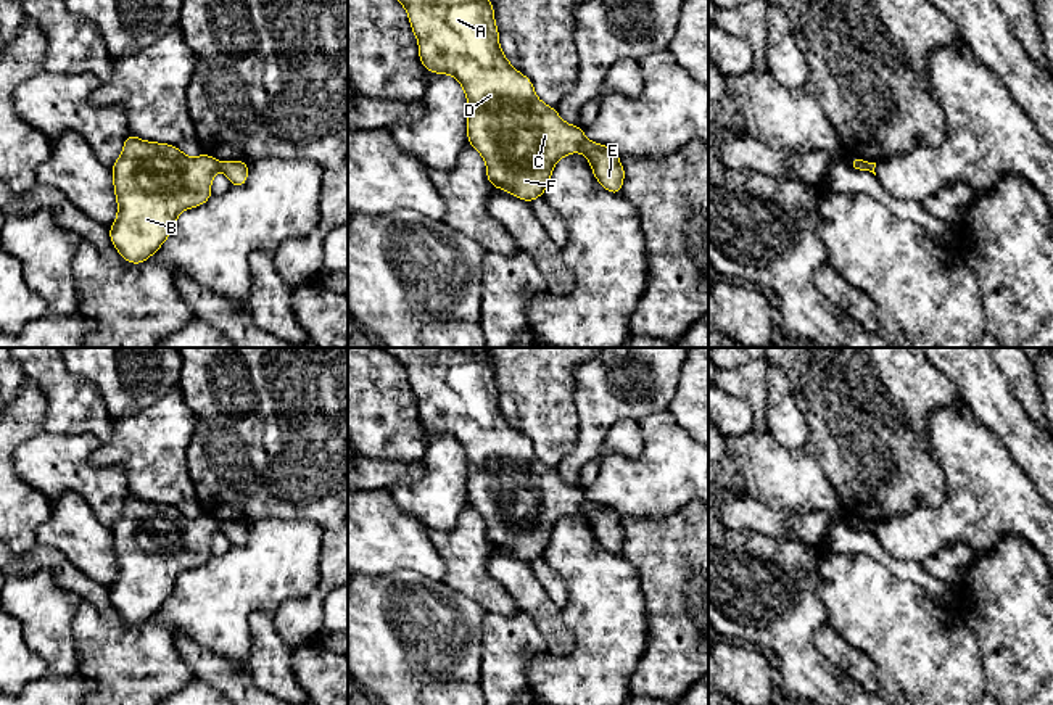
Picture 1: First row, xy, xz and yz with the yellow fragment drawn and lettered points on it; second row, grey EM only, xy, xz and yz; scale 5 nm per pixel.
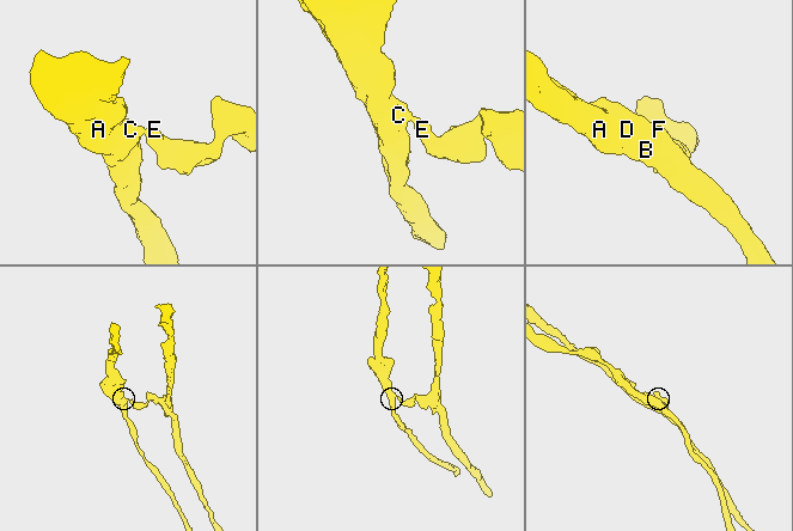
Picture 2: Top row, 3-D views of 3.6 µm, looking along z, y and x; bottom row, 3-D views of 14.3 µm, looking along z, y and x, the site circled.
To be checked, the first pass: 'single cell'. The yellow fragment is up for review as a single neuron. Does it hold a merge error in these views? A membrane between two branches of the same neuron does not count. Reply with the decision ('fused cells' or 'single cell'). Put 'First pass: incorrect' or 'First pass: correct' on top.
First pass: incorrect
fused cells

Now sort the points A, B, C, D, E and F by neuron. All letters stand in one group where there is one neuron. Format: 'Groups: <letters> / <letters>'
Groups: A B C D F / E

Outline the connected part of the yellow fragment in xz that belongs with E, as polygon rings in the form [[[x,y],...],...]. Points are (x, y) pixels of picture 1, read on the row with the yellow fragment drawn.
[[[584,140],[580,146],[580,153],[588,158],[597,182],[610,193],[618,195],[625,179],[625,169],[618,159],[618,153],[591,140]]]

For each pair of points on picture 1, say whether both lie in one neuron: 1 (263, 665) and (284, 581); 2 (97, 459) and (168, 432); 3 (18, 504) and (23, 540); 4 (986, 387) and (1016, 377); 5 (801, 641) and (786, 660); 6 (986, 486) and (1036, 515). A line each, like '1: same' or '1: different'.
1: different
2: same
3: same
4: different
5: same
6: same

